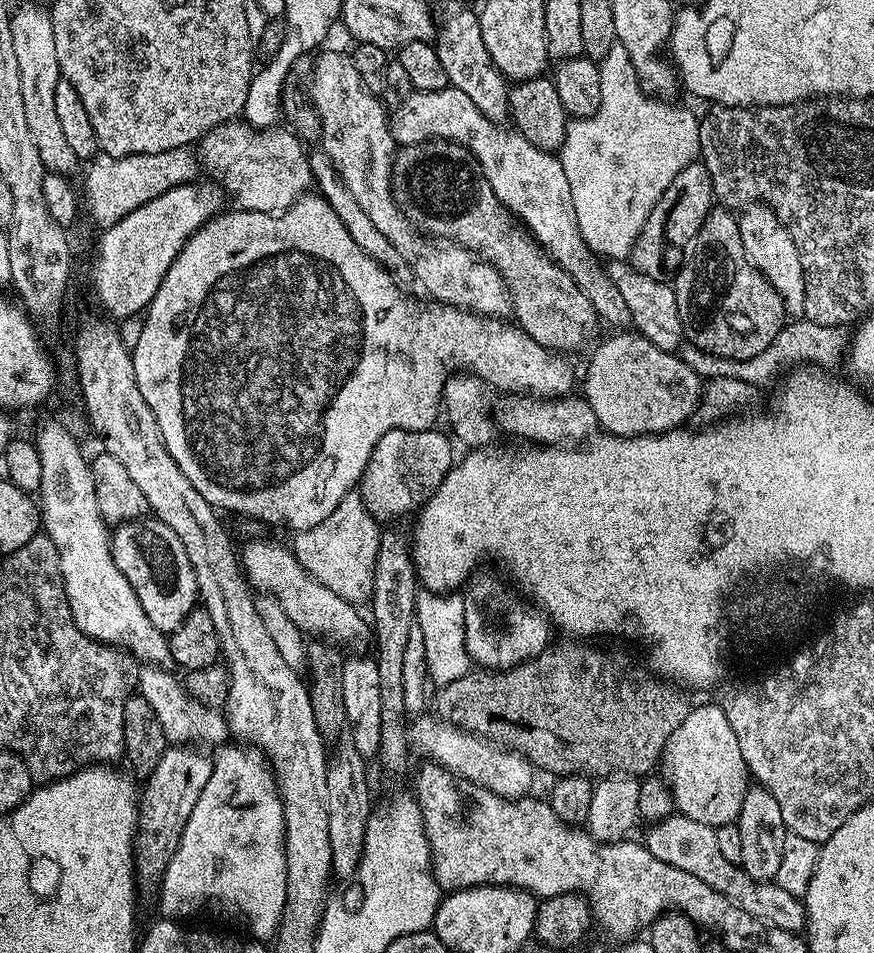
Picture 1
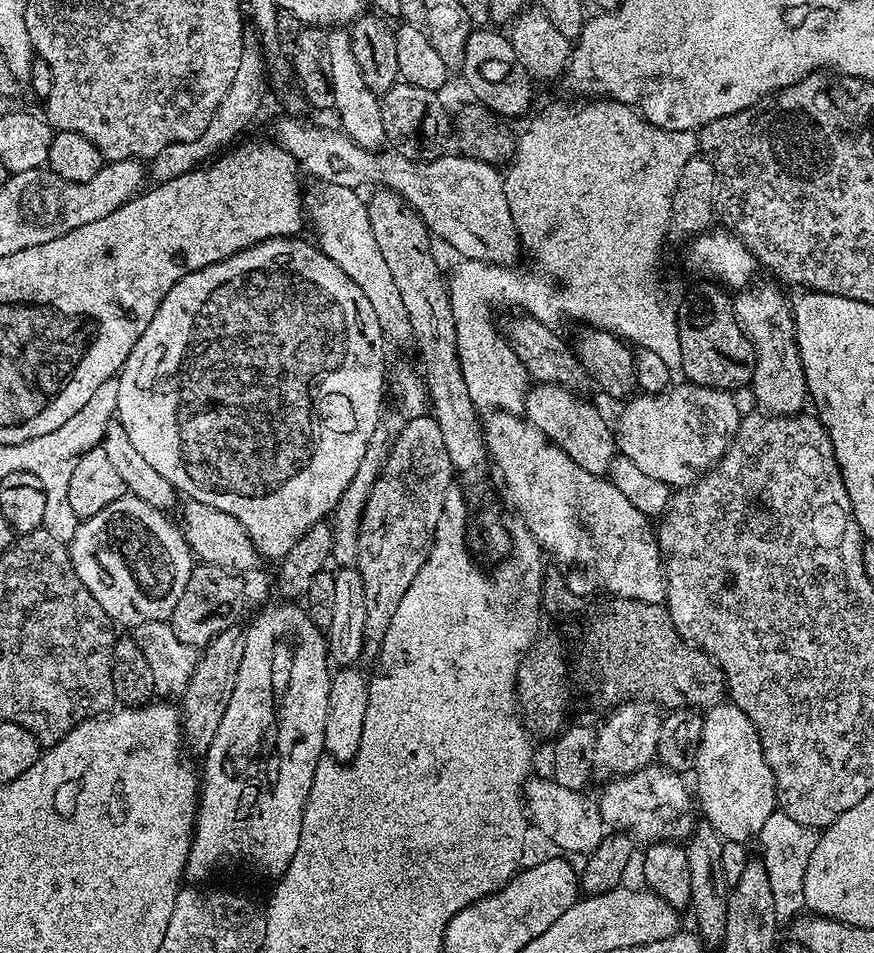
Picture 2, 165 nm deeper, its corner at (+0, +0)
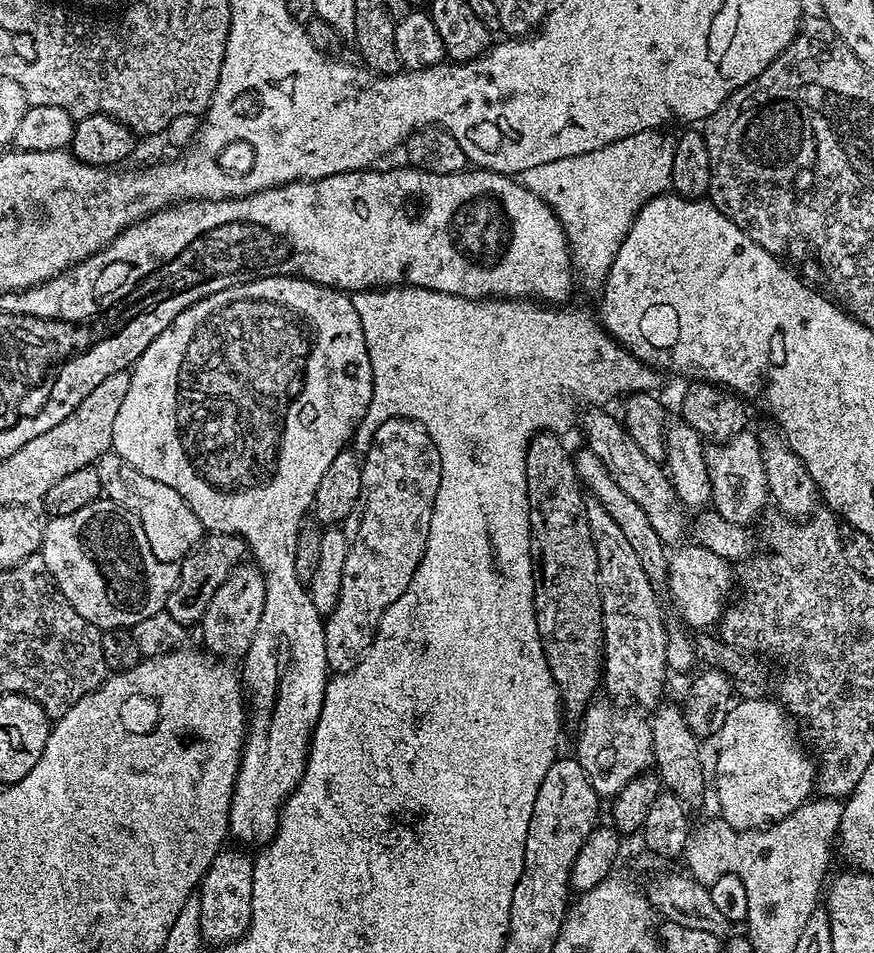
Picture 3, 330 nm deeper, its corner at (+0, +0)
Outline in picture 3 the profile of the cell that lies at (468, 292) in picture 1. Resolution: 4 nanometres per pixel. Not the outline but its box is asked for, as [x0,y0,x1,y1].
[582,406,690,546]

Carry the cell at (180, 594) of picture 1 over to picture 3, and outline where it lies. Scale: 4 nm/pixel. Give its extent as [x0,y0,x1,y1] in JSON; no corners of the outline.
[39,498,180,630]

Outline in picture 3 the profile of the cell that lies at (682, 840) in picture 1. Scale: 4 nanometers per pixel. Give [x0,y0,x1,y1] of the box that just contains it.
[574,699,653,798]

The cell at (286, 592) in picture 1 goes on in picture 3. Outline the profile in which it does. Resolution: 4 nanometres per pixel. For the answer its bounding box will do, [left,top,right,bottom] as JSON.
[94,450,206,562]

